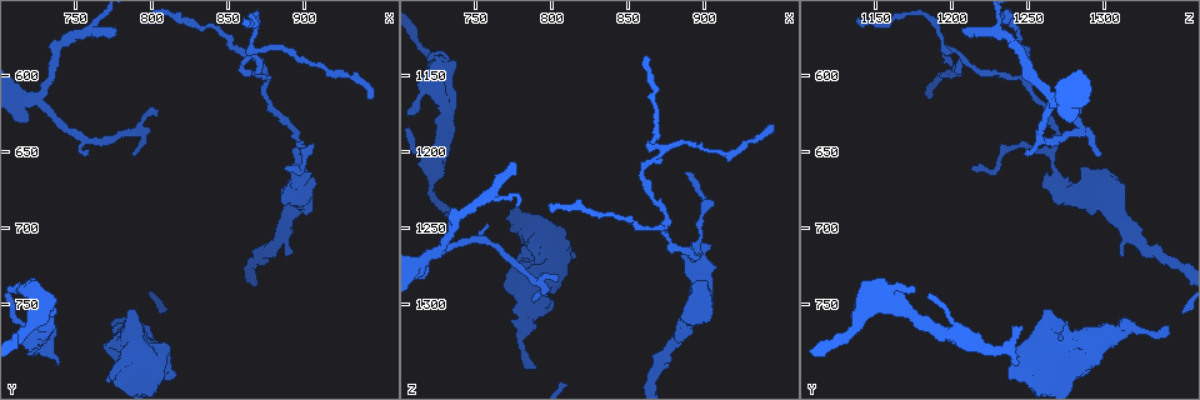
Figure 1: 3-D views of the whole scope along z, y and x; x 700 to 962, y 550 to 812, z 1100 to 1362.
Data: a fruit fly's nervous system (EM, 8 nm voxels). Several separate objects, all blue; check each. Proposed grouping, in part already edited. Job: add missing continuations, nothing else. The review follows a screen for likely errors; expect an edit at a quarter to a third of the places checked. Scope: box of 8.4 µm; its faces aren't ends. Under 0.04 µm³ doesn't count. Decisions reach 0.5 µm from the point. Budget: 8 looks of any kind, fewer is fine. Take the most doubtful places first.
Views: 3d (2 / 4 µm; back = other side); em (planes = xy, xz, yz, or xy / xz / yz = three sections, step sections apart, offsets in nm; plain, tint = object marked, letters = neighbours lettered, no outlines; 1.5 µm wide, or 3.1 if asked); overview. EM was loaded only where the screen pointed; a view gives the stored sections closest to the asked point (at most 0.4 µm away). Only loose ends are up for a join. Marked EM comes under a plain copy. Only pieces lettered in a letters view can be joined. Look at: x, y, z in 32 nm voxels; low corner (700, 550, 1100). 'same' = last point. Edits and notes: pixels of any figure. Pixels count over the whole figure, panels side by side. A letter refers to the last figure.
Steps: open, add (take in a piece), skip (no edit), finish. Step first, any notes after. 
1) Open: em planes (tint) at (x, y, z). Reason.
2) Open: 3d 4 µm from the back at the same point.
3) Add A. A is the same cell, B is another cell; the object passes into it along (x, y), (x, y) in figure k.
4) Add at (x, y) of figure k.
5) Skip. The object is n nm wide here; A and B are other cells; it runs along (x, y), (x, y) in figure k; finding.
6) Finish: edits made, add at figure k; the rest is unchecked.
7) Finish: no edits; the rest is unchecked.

Open: em planes (letters) at (788, 764, 1340). An open end.

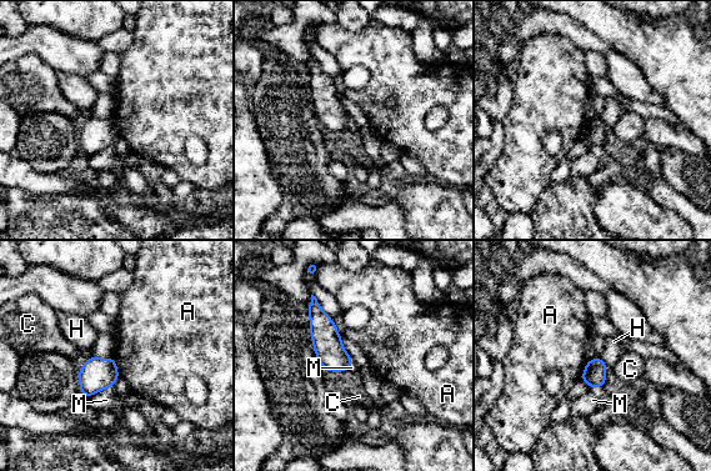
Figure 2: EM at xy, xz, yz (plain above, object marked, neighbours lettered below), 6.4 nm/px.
Skip. The object is 150 nm wide here; A, C, H and M are other cells; a border runs along (113, 356), (119, 376) in figure 2; no lettered piece goes on from it.

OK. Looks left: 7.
Open: 3d 2 µm at (942, 616, 1184). Tapers out.

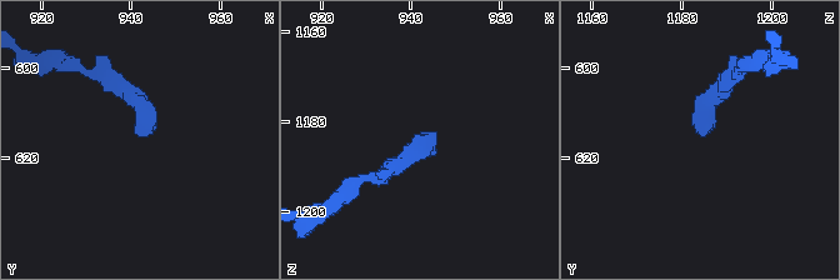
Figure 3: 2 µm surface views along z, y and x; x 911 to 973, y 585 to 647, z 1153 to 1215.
Open: em planes (letters) at (942, 615, 1185).

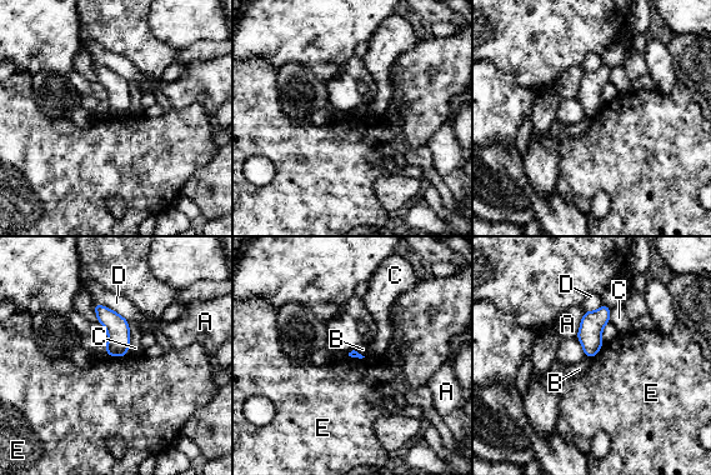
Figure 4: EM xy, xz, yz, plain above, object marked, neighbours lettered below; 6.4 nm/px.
Skip. A, B, C, D and E are other cells; a border runs along (106, 353), (114, 356), (126, 354) in figure 4; none of them fits.

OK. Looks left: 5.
Open: 3d 4 µm at (774, 570, 1206). Free end.

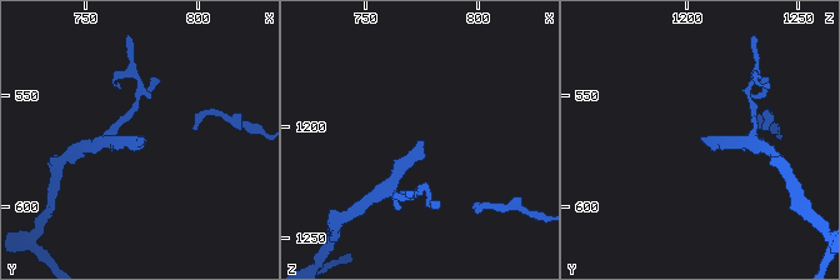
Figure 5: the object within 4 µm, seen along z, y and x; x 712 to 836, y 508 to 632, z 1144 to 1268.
Open: em yz step 8 (letters) at (773, 568, 1205).

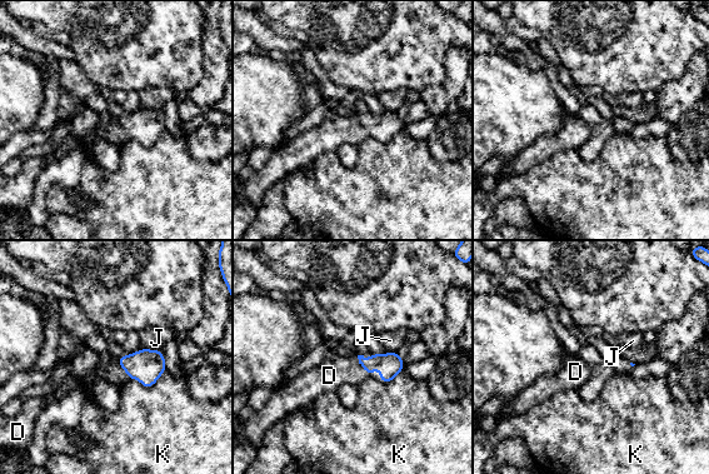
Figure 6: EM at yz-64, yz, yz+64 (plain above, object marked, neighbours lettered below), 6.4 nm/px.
Open: em planes (letters) at the same point.

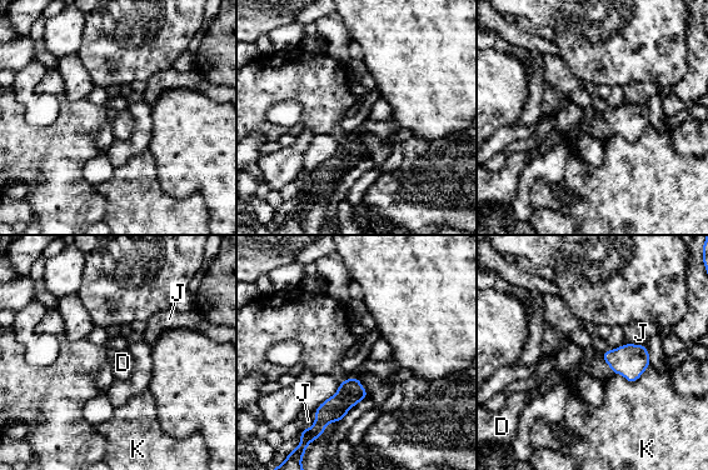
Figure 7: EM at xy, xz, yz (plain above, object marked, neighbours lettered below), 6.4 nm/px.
Add D. The longest contact is with K, 200 nm; D is the same cell, J and K are other cells; the object passes into it along (632, 360), (607, 363), (594, 365) in figure 7; it goes on there.

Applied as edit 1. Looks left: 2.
Finish: edits made, add at figure 7; the rest is unchecked.

